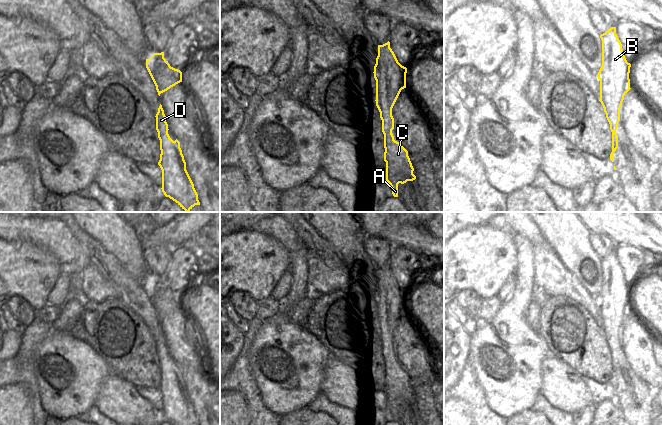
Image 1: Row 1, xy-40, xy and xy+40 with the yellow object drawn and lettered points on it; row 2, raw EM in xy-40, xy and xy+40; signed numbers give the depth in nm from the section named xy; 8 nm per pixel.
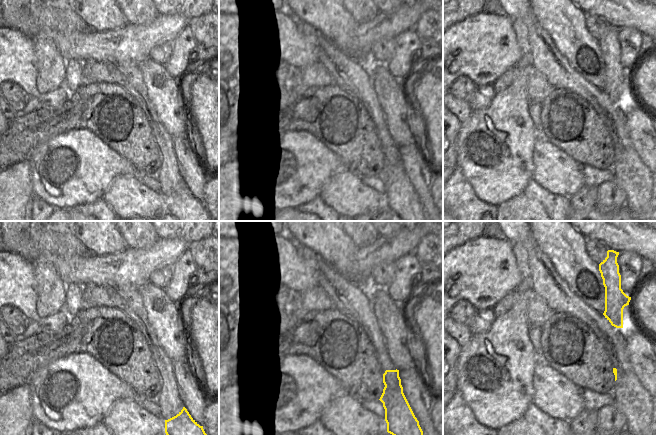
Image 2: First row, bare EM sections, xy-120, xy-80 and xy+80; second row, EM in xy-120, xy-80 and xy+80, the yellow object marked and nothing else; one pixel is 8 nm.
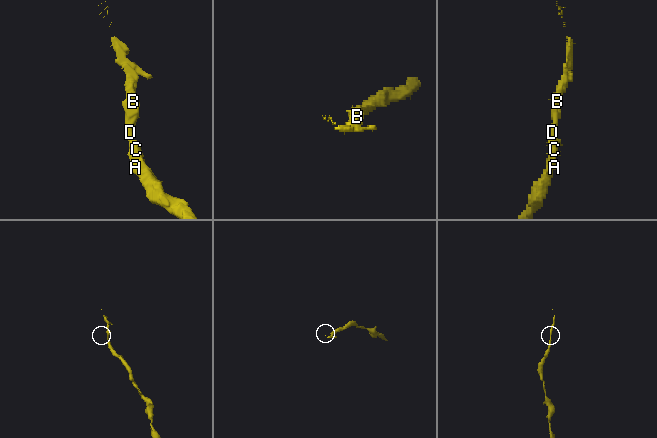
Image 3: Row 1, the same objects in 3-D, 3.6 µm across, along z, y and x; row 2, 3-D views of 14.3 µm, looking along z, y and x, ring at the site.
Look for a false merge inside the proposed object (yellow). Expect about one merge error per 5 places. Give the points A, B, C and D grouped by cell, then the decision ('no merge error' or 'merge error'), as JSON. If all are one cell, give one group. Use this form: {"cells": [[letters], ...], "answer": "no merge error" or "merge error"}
{"cells": [["A", "B", "C", "D"]], "answer": "no merge error"}

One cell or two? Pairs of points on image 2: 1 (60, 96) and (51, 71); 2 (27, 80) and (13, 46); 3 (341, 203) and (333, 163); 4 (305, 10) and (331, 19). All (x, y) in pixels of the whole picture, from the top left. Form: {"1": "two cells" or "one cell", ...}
{"1": "two cells", "2": "one cell", "3": "two cells", "4": "one cell"}

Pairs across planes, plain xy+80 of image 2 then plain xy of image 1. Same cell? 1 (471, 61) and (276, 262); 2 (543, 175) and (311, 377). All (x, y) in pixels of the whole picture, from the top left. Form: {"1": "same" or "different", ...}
{"1": "same", "2": "different"}

